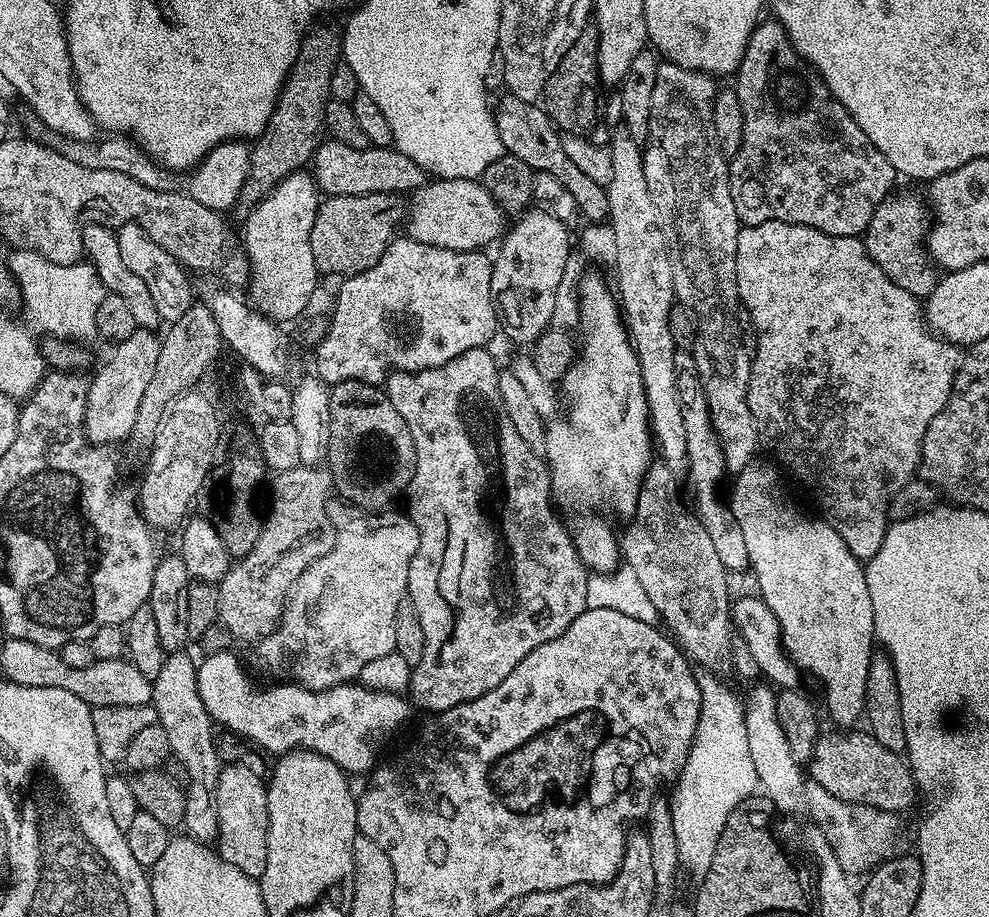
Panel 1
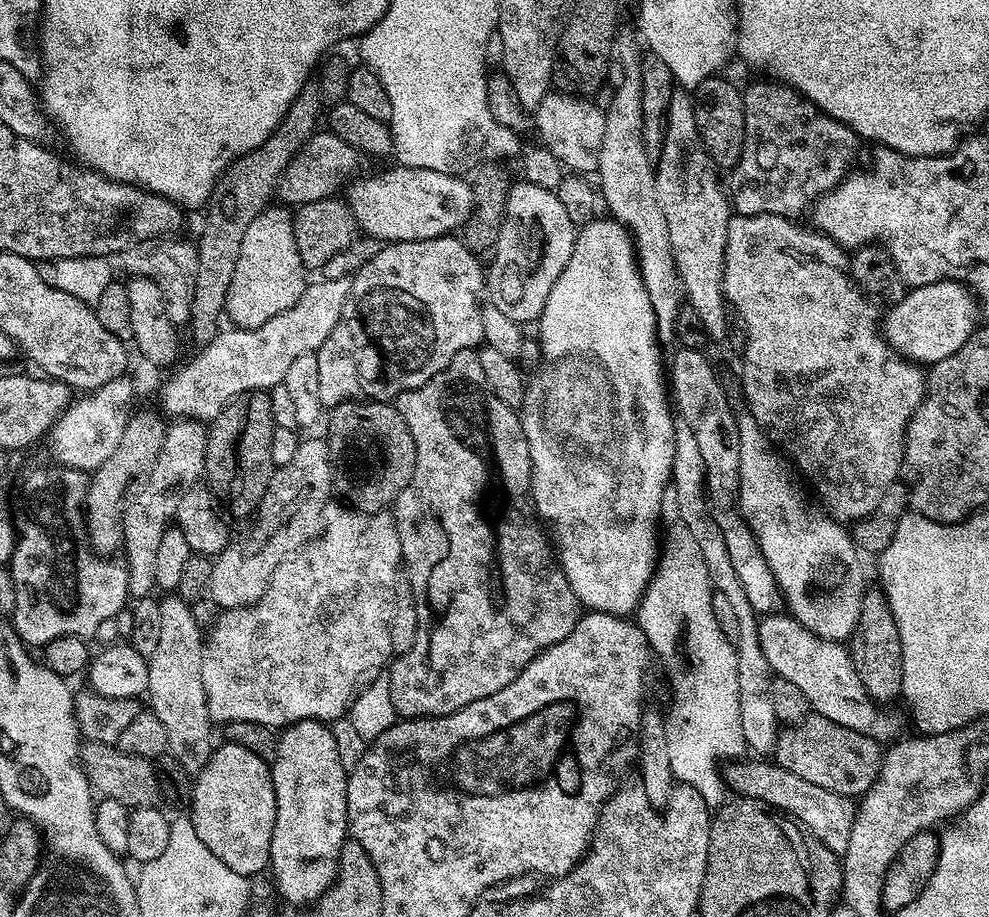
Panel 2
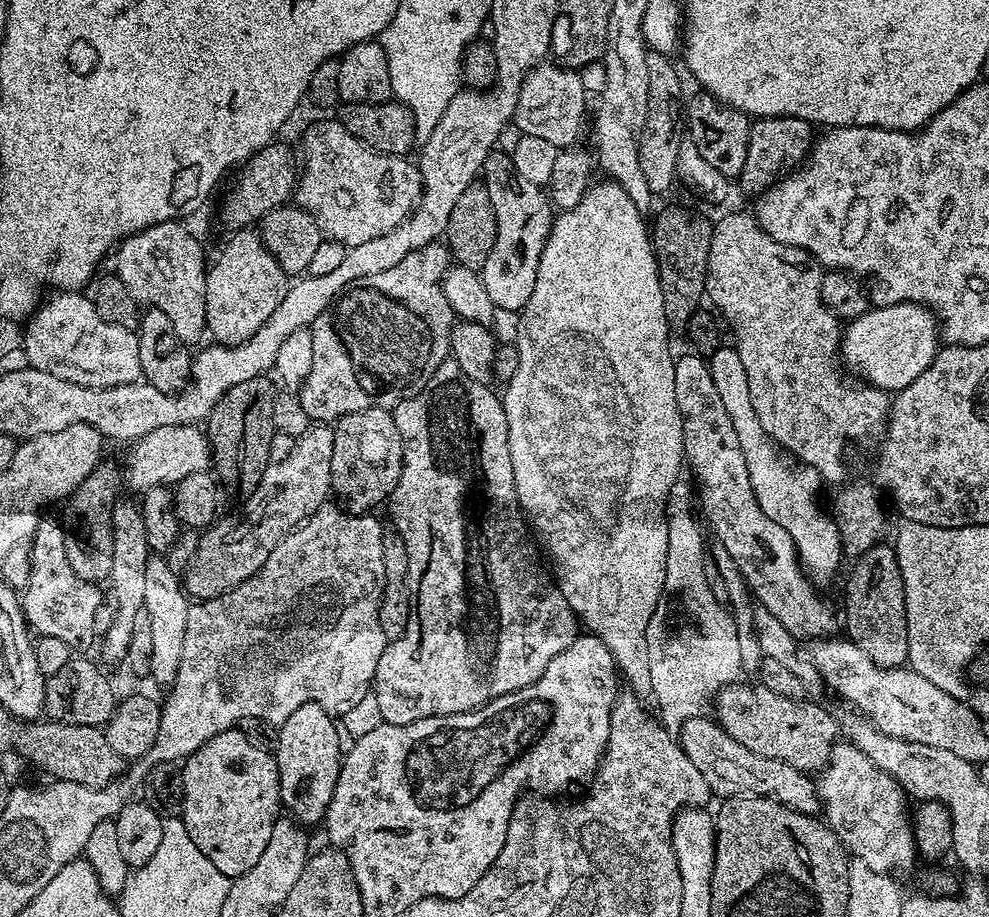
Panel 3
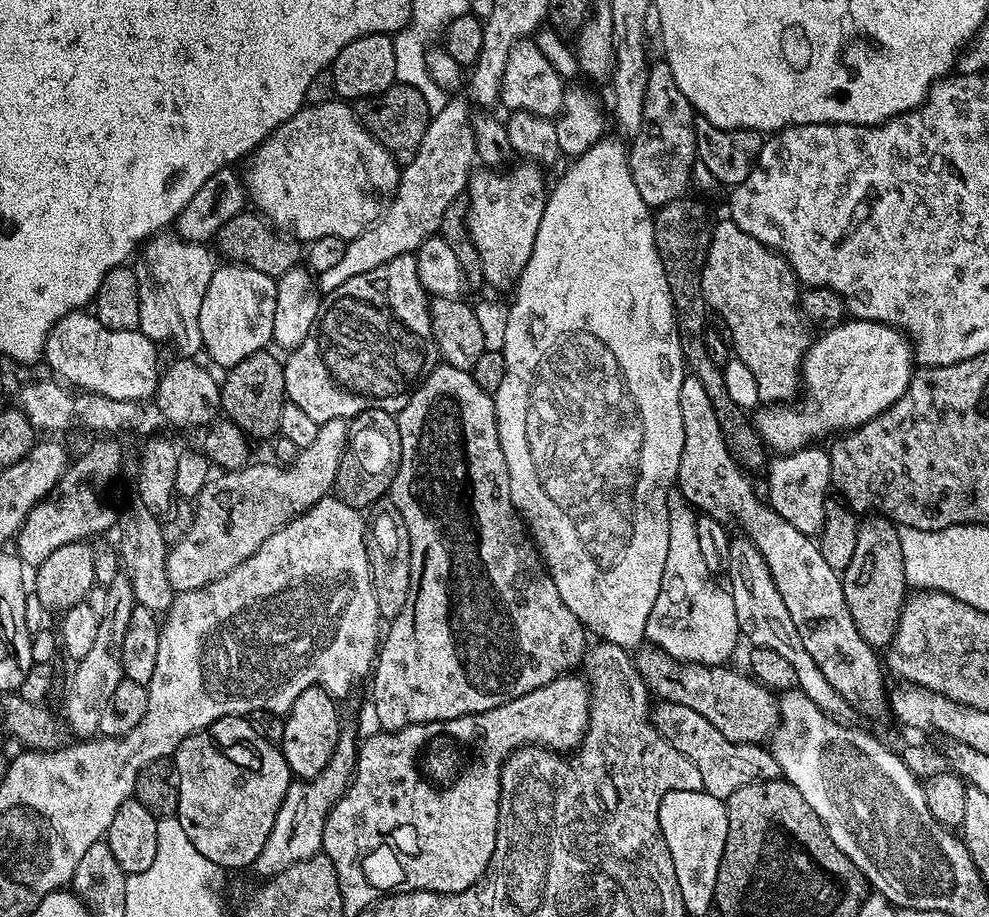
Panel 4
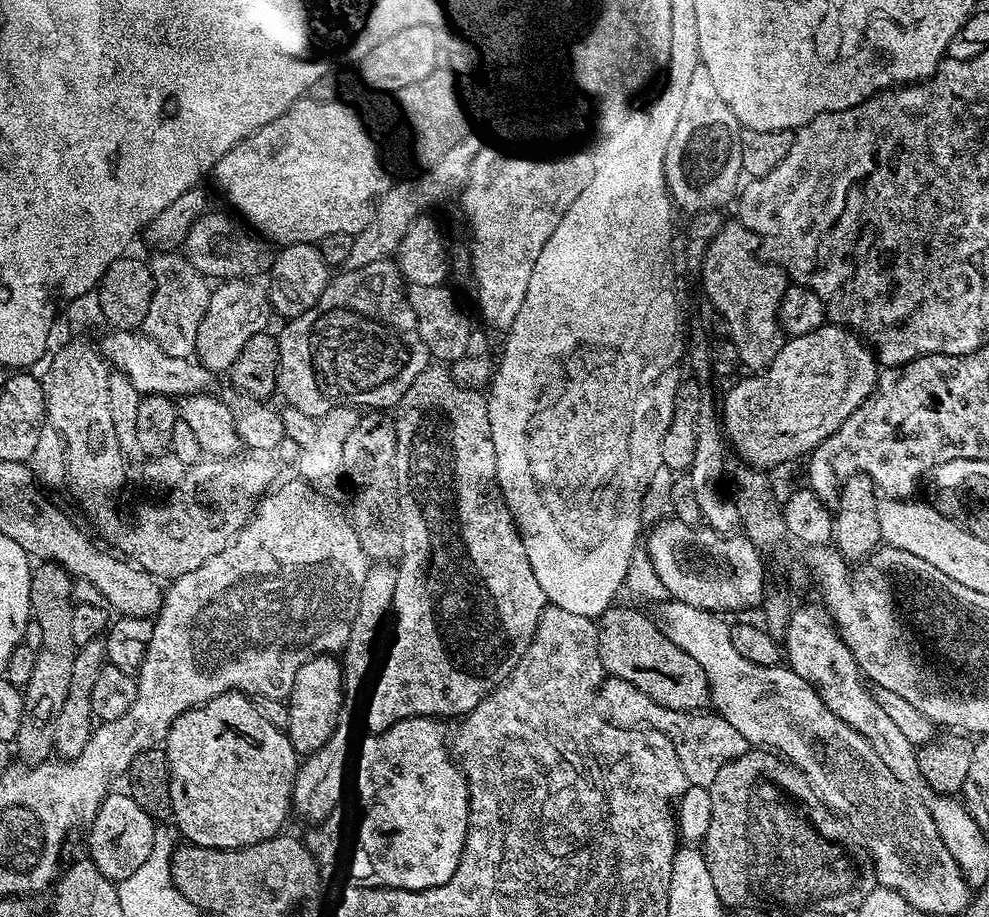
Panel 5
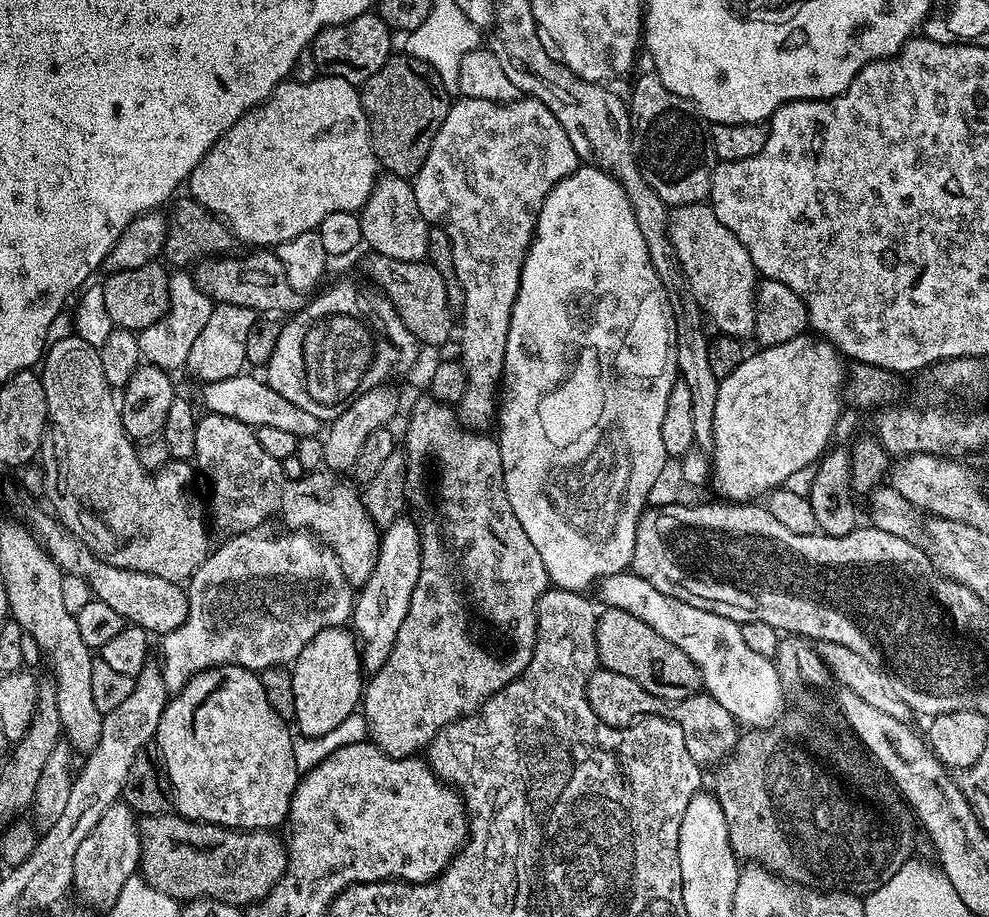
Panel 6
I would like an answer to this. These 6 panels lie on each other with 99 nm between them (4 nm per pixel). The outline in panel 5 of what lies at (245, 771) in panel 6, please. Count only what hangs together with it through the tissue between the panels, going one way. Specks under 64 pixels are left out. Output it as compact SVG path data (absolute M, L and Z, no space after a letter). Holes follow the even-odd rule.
M228 692L211 704L180 716L168 731L166 751L172 775L171 819L176 820L175 827L187 843L200 848L248 848L283 829L280 827L292 812L298 753L285 729L270 726L270 722L262 718L259 703L253 697L243 692Z

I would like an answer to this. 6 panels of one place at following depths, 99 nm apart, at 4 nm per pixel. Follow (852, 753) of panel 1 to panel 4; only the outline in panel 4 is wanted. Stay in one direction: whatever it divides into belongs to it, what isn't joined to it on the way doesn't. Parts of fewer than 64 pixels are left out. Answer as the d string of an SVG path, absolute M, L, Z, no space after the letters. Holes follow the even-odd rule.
M644 646L635 653L636 668L644 679L648 691L660 700L669 700L682 706L690 706L690 710L698 710L706 722L714 725L720 733L735 744L759 744L772 736L780 726L780 702L777 693L765 687L755 678L747 678L740 672L731 672L728 666L709 666L706 664L685 664L675 660L660 648Z

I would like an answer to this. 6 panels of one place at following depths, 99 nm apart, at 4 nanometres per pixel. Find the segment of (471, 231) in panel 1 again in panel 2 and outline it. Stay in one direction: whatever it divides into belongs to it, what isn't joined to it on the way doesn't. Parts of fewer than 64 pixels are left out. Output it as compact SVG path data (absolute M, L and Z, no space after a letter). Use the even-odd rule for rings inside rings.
M391 166L377 176L368 176L365 180L356 178L347 185L346 203L352 216L356 219L356 227L361 233L373 236L379 242L414 242L415 240L433 240L439 236L447 236L463 229L470 219L473 208L472 186L467 179L459 180L448 172L438 170L422 170L421 168L401 168Z

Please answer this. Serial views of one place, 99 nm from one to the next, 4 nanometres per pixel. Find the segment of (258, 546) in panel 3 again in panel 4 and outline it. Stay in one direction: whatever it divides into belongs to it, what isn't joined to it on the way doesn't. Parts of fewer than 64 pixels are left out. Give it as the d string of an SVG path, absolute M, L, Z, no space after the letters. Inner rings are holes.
M334 418L328 420L326 423L320 425L318 430L318 438L314 438L314 442L310 442L310 446L299 449L296 454L296 461L293 464L287 466L281 466L275 462L269 462L269 464L255 464L255 462L249 463L247 466L240 469L234 469L232 471L221 471L216 476L213 475L209 479L208 483L204 485L204 488L200 492L199 496L195 497L194 504L196 504L196 513L192 516L192 525L184 532L184 537L181 538L177 544L173 543L168 549L168 557L166 558L166 574L170 578L170 586L173 593L179 594L182 592L189 592L190 590L198 590L202 586L206 586L210 582L214 582L218 578L222 578L230 570L234 570L240 563L246 558L250 558L250 554L254 554L258 550L258 546L262 546L262 542L266 542L266 538L270 538L270 534L274 534L277 530L288 524L294 519L295 516L301 516L306 510L310 510L319 500L324 499L333 491L336 475L338 474L338 466L340 465L340 459L344 453L344 448L348 444L348 420L342 418Z

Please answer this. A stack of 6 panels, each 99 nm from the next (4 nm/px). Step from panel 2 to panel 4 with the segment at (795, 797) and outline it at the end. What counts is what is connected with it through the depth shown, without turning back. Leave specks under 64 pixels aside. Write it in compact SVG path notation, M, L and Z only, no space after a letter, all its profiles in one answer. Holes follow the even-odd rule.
M660 700L651 709L650 721L656 731L661 732L683 756L690 758L694 766L698 766L698 774L702 774L704 783L703 791L714 798L727 801L728 796L742 786L753 784L755 780L775 780L780 776L778 762L767 747L730 742L730 738L726 738L713 724L706 722L706 718L698 714L698 710L690 710L690 706Z

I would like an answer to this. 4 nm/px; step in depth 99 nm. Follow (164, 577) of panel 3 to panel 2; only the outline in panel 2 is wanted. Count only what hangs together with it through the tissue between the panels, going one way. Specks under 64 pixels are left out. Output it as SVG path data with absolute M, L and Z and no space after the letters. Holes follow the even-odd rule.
M160 600L160 614L162 627L158 633L158 647L154 654L147 657L148 662L148 690L146 704L152 713L162 722L162 730L166 730L166 742L168 743L167 755L178 758L178 762L189 774L195 774L206 766L214 751L212 744L212 731L214 725L208 717L208 703L202 686L202 658L204 657L204 640L200 628L196 625L196 616L188 609L184 600Z

